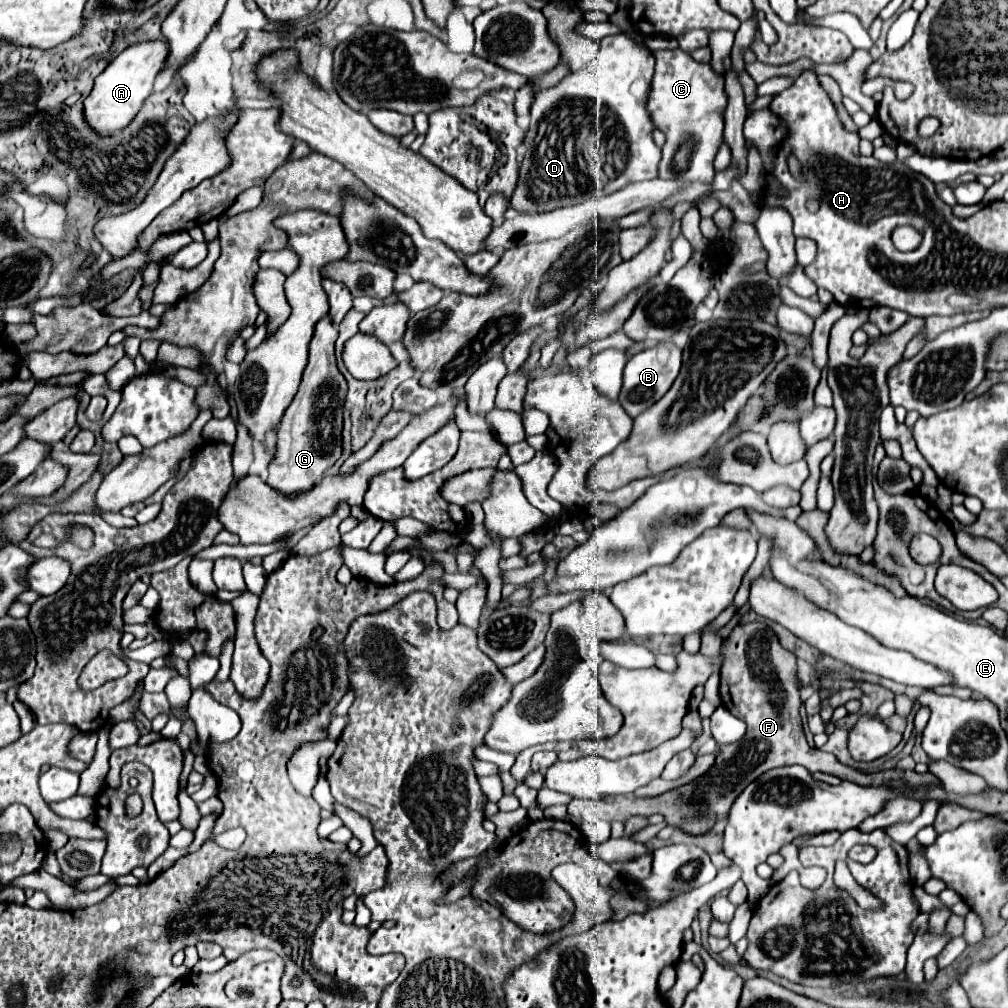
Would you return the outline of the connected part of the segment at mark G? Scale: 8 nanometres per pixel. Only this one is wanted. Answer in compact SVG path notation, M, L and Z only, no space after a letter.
M330 315L322 317L314 327L314 337L310 341L308 365L304 369L302 383L292 403L284 411L278 425L278 441L276 455L268 465L266 483L282 493L296 493L310 489L316 481L320 481L322 473L336 463L342 451L342 405L346 393L346 379L336 367L334 359L334 341L338 337L338 329Z

